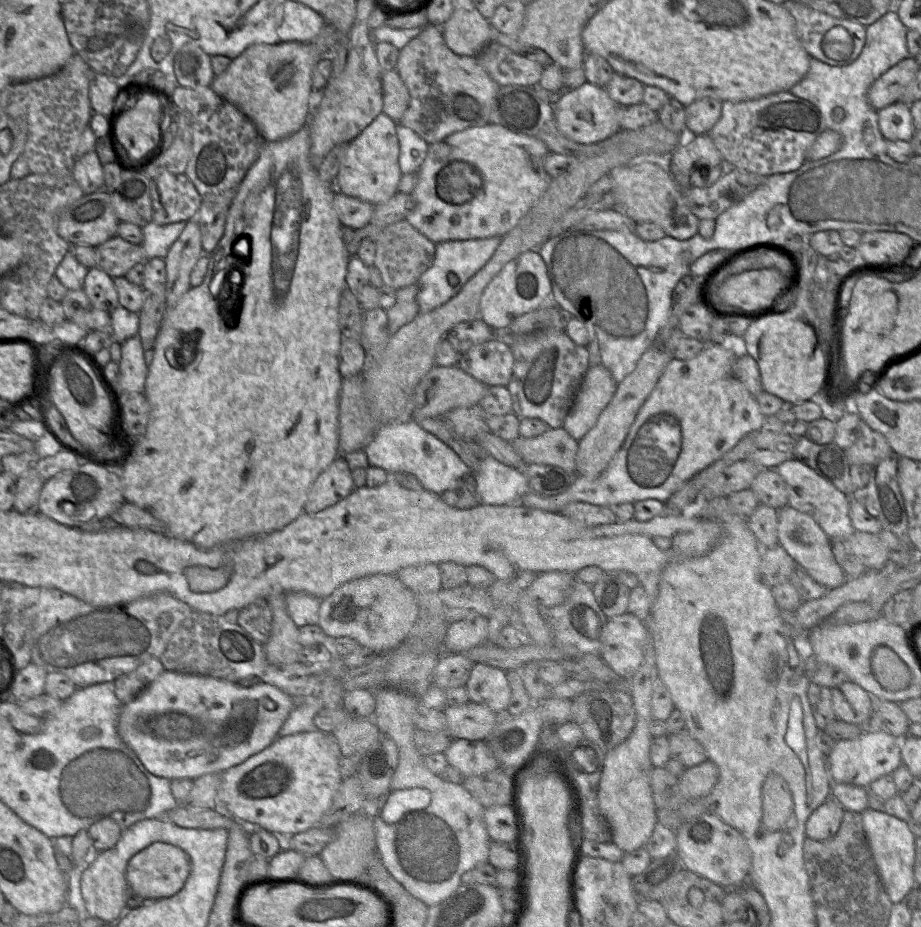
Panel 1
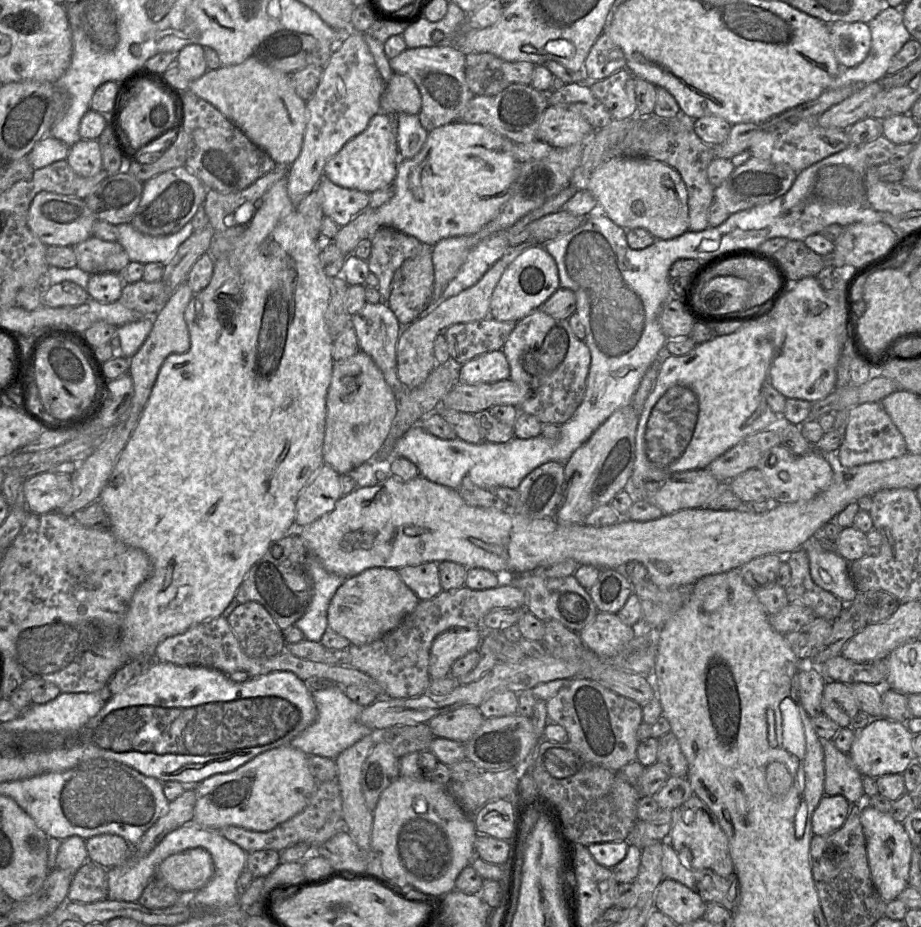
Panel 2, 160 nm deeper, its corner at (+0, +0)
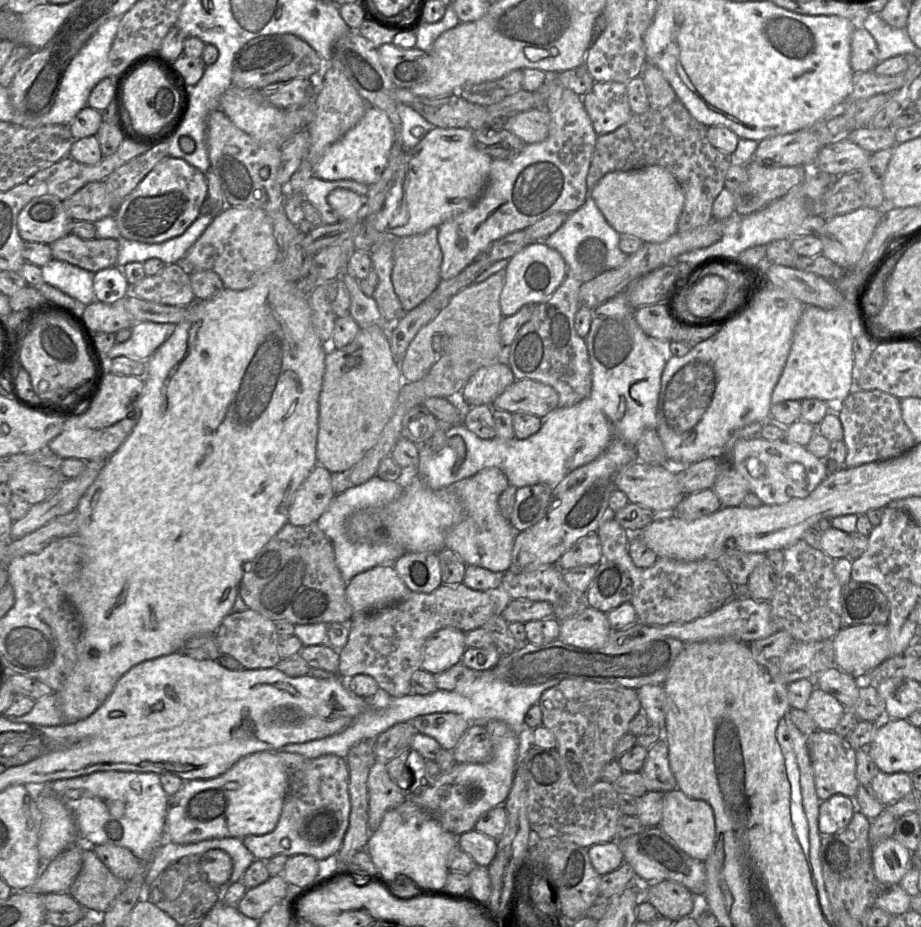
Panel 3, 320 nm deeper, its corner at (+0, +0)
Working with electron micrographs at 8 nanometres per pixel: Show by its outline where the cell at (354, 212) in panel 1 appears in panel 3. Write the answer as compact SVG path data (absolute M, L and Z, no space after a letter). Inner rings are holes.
M313 175L305 182L302 196L317 209L324 225L334 224L339 222L340 218L328 203L329 193L335 189L343 188L359 195L366 195L368 187L366 184L353 180L329 181Z

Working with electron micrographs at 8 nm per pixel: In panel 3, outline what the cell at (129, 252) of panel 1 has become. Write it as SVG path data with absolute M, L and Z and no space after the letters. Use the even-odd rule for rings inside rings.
M72 233L48 245L54 260L70 263L92 273L115 266L119 247L115 239L85 240Z

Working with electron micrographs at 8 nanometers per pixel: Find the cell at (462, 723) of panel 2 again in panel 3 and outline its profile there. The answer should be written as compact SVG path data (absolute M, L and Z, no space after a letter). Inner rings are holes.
M455 713L422 715L411 721L416 731L435 739L443 749L452 751L471 723Z

